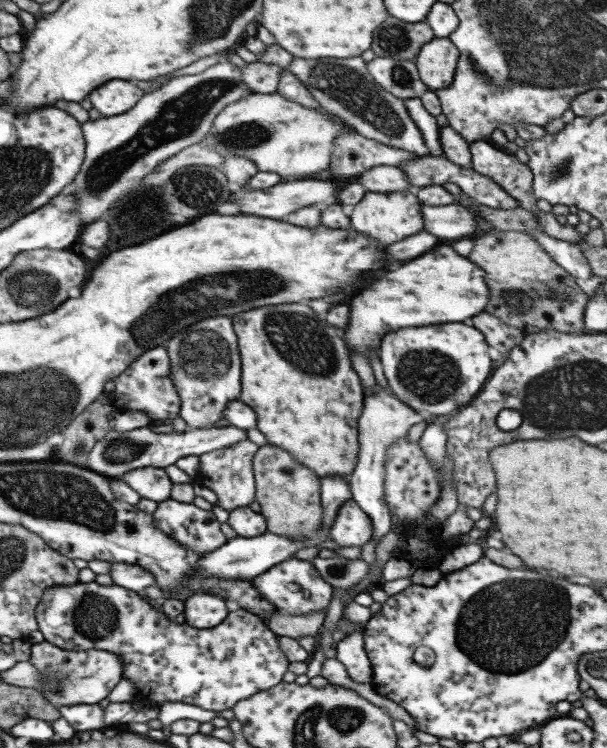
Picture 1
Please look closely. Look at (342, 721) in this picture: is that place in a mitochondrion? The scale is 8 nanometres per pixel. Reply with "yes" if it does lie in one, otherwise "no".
yes

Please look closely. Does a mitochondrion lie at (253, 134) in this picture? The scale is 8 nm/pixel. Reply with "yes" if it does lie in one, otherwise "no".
yes

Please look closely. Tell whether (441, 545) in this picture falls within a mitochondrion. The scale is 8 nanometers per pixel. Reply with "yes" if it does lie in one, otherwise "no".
no

